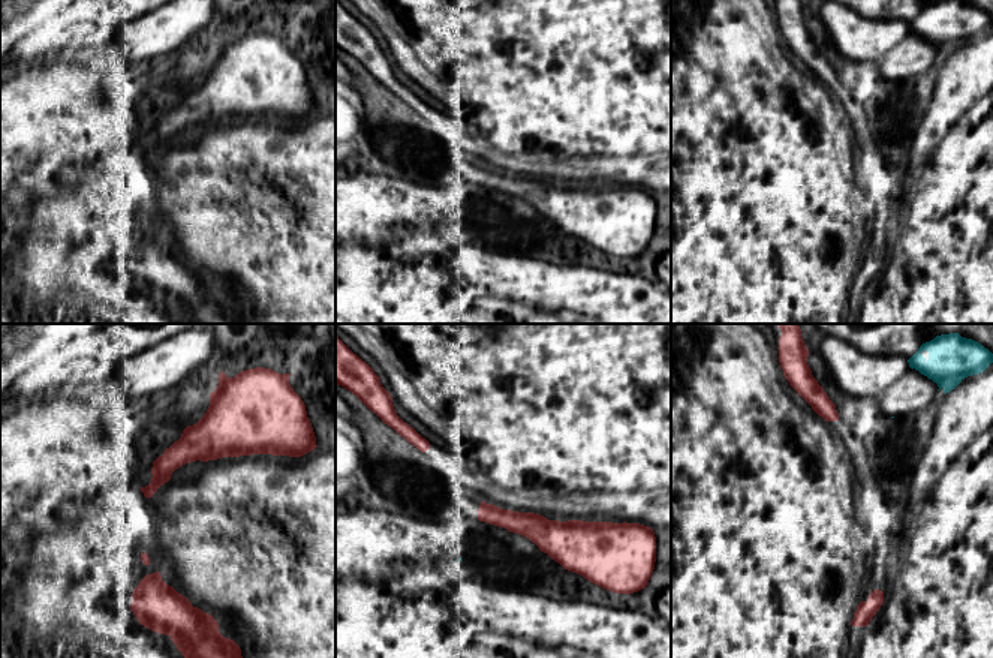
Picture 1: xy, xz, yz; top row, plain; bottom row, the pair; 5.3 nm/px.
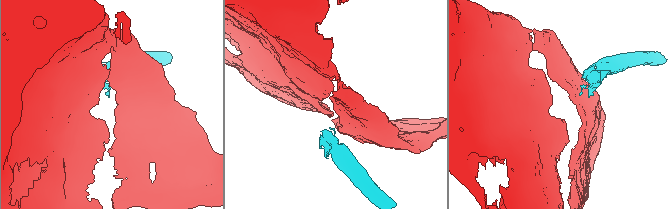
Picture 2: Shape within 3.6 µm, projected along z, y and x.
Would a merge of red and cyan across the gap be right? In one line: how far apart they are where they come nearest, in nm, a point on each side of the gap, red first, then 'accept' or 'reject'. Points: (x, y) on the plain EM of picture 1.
280 nm | yz (837, 81), (891, 81) | reject

